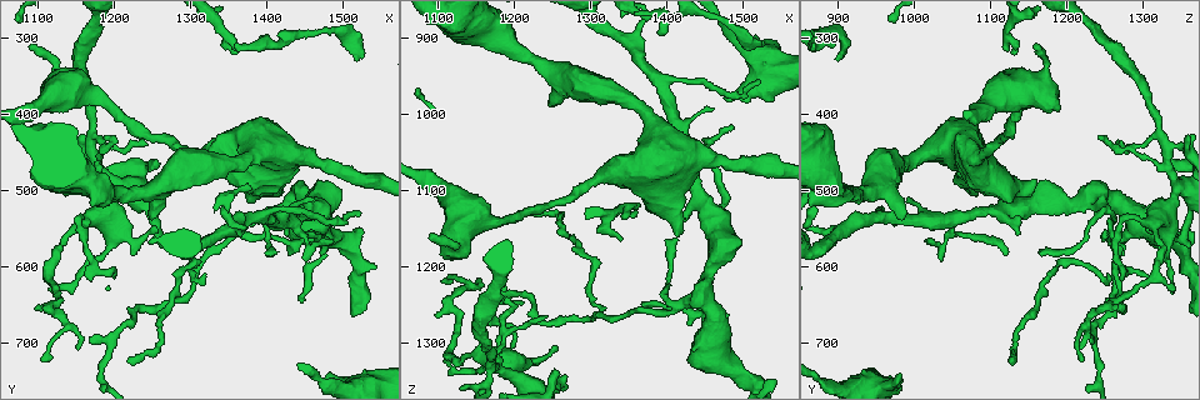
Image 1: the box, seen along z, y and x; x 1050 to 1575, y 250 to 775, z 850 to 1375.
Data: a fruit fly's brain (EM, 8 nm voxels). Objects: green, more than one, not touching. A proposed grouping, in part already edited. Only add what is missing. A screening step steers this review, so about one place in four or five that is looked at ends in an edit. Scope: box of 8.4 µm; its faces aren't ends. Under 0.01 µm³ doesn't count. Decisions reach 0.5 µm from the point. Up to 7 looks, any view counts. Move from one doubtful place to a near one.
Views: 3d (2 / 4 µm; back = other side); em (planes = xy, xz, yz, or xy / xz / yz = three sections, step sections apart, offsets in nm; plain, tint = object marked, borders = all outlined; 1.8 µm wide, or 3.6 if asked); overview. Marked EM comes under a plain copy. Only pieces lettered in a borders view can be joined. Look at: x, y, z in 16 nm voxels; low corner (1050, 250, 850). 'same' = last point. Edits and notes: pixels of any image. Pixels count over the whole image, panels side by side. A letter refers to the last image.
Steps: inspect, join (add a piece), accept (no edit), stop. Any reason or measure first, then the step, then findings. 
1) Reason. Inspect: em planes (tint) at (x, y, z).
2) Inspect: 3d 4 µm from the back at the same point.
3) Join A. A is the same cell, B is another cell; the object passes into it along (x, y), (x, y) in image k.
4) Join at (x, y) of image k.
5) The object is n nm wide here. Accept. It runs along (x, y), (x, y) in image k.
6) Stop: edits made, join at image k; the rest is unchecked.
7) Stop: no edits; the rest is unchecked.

Thin end. Inspect: em yz step 8 (borders) at (1520, 330, 895).

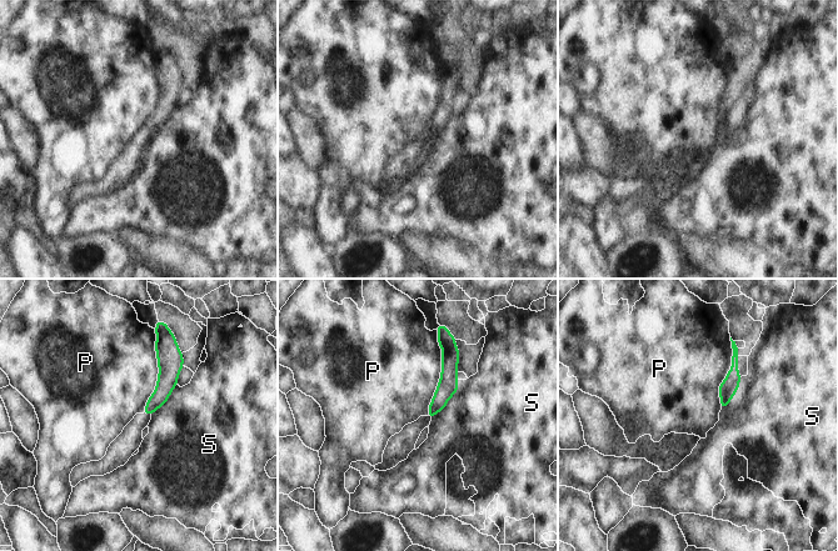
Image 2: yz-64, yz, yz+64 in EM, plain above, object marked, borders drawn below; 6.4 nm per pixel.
The object is 90 nm wide here. Accept. P and S are other cells; a border runs along (438, 334), (442, 375), (427, 415) in image 2; no lettered piece goes on from it.

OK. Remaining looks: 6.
Thick end. Inspect: 3d 2 µm at (1415, 485, 1160).

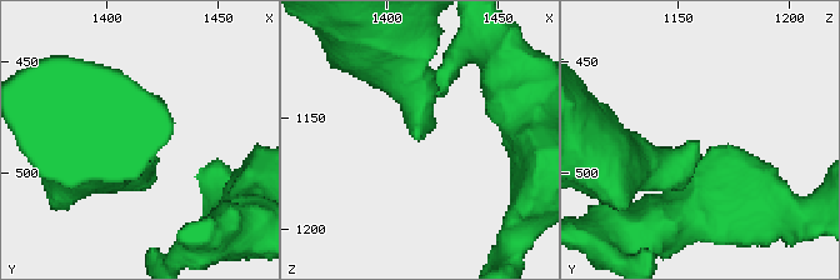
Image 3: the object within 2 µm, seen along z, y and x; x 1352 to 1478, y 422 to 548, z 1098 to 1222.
Shape alone is not enough. Inspect: em xz step 4 (borders) at (1414, 486, 1160).

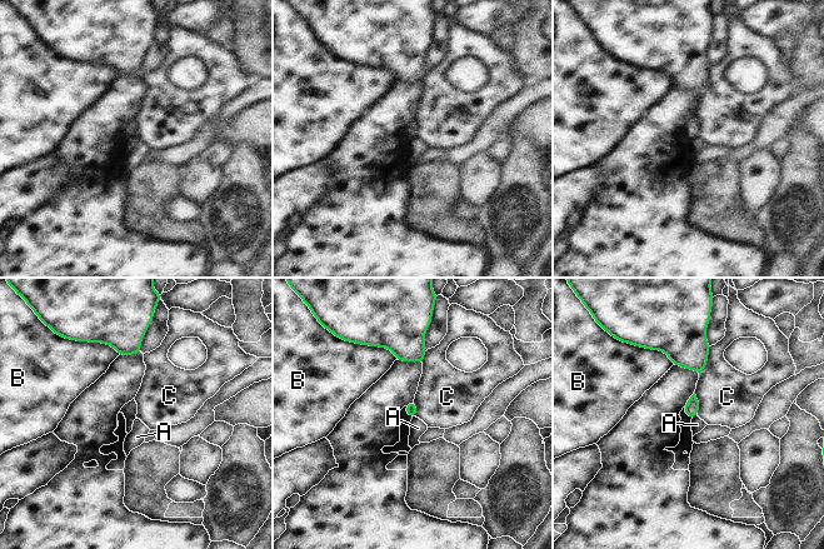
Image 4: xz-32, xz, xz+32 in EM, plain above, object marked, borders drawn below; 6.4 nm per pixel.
Inspect: em planes (borders) at the same point.

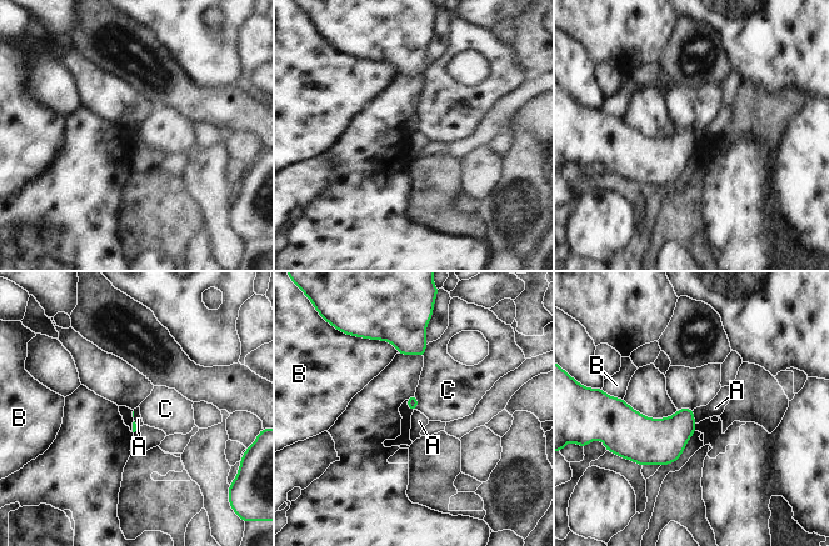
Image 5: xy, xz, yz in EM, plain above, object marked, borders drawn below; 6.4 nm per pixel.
Accept. A, B and C are other cells; a border runs along (693, 410), (693, 420), (695, 422) in image 5; no lettered piece goes on from it.

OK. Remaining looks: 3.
An open end. Inspect: em planes (borders) at (1250, 465, 1335).

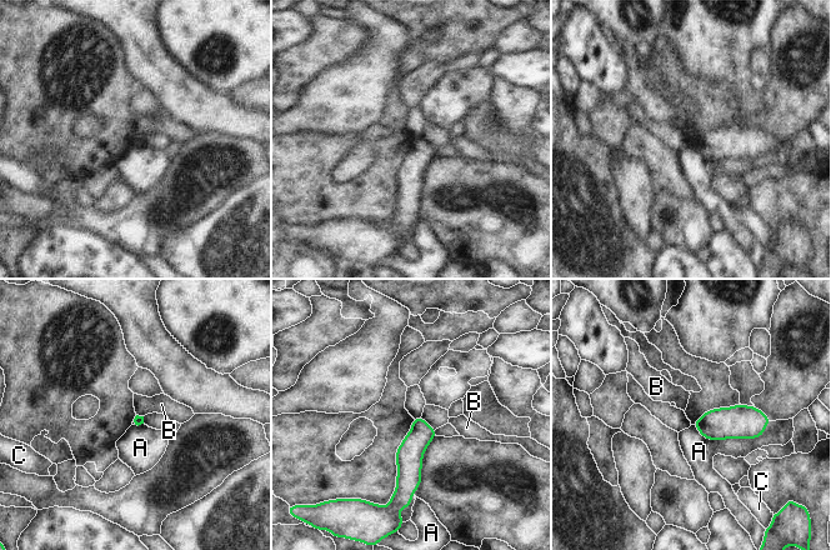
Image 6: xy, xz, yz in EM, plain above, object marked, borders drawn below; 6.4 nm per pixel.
Accept. A, B and C are other cells; it runs along (419, 420), (405, 494) in image 6; no lettered piece goes on from it.

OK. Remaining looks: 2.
Stop: no edits; the rest is unchecked.

